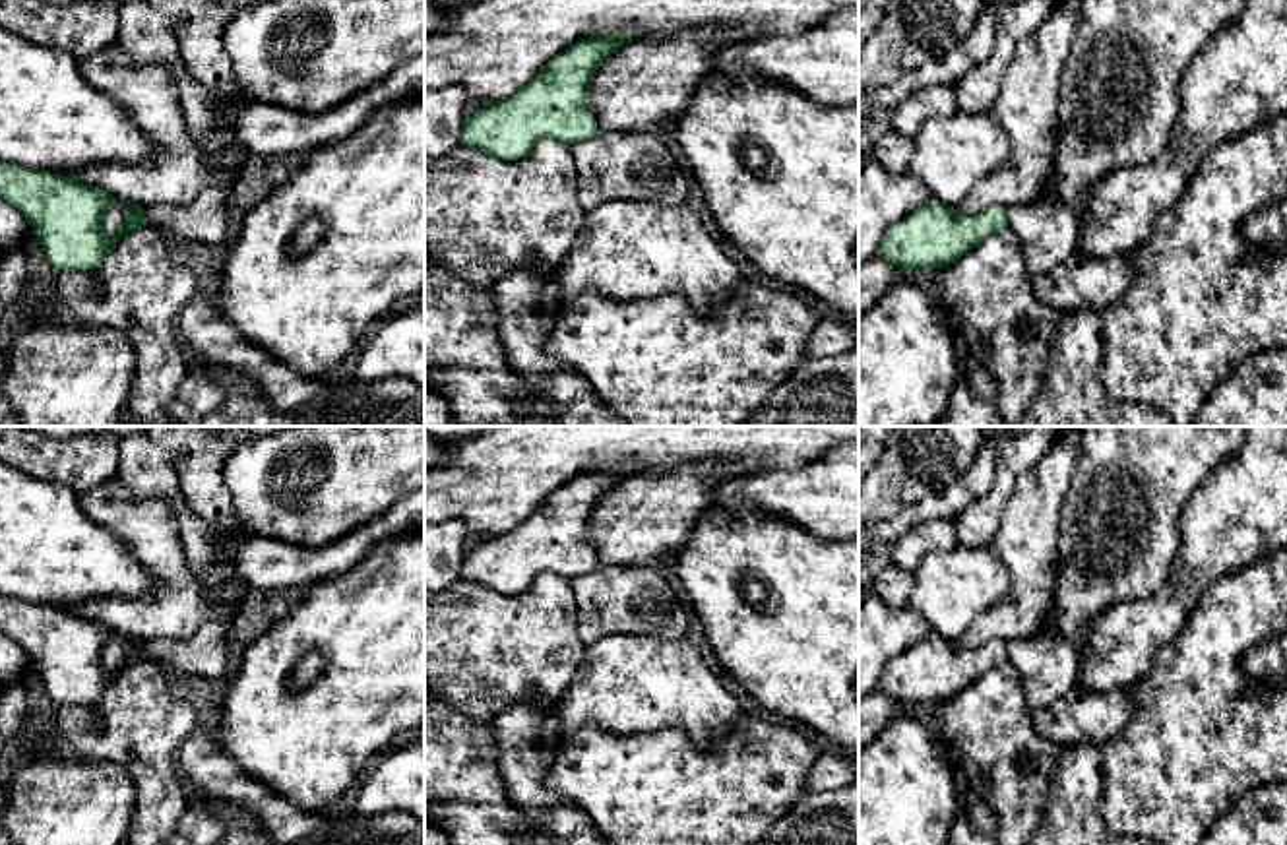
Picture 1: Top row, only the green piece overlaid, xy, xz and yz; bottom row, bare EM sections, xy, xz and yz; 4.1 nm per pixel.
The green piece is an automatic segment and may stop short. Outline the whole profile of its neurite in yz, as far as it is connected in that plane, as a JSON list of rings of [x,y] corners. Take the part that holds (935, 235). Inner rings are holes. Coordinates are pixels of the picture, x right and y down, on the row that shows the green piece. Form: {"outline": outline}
{"outline": [[[932,198],[899,223],[892,225],[880,244],[880,256],[903,273],[946,267],[1008,229],[1008,211],[992,205],[975,215],[961,215],[954,205]]]}

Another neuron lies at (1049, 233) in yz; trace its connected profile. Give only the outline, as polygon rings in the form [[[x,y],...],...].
[[[1052,172],[1039,196],[1006,211],[1008,229],[1020,238],[1029,275],[1056,269],[1080,248],[1080,221],[1058,203],[1058,184]]]

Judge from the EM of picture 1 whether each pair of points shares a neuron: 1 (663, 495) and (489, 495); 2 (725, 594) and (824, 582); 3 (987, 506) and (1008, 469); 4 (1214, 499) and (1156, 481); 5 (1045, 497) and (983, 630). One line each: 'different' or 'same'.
1: different
2: same
3: same
4: different
5: same

